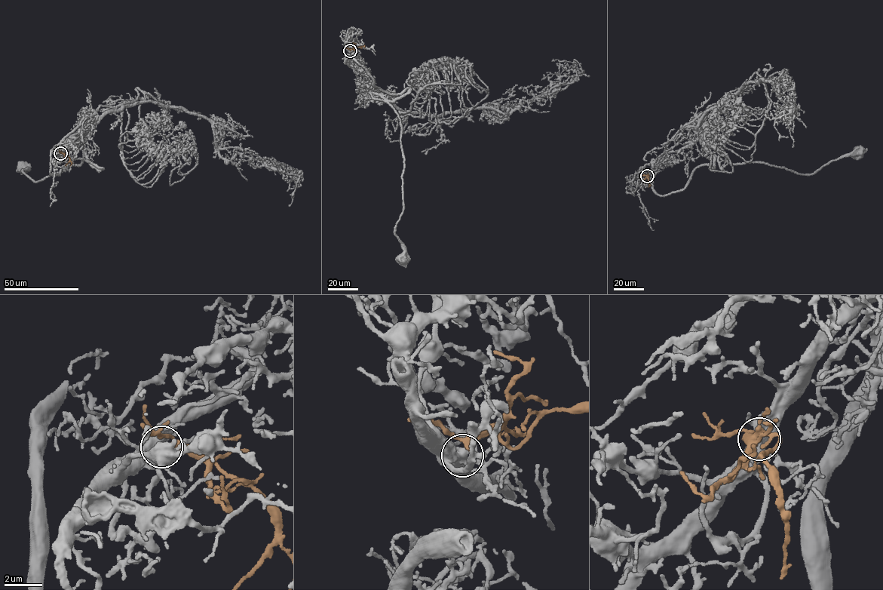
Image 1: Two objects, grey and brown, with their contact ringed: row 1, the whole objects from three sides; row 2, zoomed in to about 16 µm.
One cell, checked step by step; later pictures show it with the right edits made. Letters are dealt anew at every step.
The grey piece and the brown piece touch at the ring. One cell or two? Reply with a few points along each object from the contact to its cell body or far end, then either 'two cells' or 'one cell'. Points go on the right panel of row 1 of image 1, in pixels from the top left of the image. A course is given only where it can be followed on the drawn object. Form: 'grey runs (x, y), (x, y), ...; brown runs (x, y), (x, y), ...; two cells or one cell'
grey runs (647, 176), (666, 154), (698, 140), (706, 150), (731, 163), (764, 163), (809, 175), (831, 161), (856, 152); brown runs (647, 176), (648, 187); one cell

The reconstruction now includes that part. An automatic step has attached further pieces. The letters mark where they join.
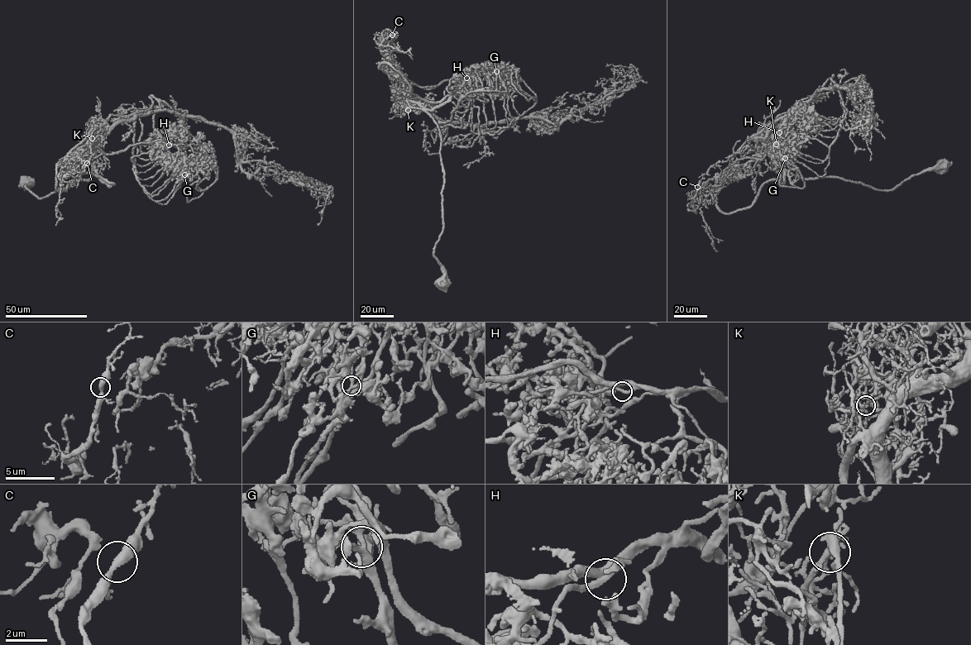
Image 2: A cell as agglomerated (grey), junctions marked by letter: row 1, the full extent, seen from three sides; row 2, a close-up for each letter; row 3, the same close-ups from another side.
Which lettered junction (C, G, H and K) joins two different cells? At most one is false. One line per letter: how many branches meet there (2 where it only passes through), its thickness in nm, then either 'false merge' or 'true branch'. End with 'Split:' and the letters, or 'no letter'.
C: branches 2; calibre 360 nm; true branch
G: branches 4; calibre 240 nm; true branch
H: branches 2; calibre 240 nm; false merge
K: branches 4; calibre 320 nm; true branch
Split: H

